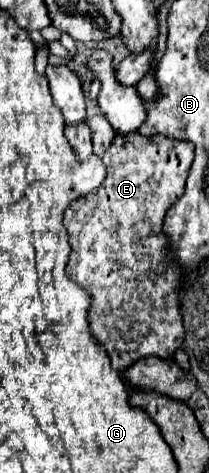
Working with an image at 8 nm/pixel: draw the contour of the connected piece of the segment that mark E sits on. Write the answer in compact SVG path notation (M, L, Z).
M133 132L133 134L117 134L111 148L105 152L103 156L103 164L107 168L107 178L105 182L89 196L83 196L79 200L73 200L67 210L65 210L65 218L63 218L63 226L67 228L69 232L69 244L71 244L71 256L69 256L69 262L65 266L65 274L77 284L81 286L89 296L91 296L91 308L87 312L87 322L89 322L89 332L91 336L97 340L99 346L103 346L111 358L111 364L117 372L123 372L123 368L127 368L127 364L133 364L135 360L139 358L147 358L147 356L157 356L157 358L173 358L175 350L183 344L183 336L185 336L185 330L183 330L183 318L179 314L179 288L181 288L181 272L179 272L179 266L173 262L171 256L165 254L165 248L167 248L167 238L163 236L161 232L161 226L163 226L163 218L165 218L165 212L183 196L183 188L185 188L185 178L187 178L187 172L191 168L191 162L193 162L193 144L191 142L183 142L183 140L175 140L175 138L167 138L167 136L141 136L139 132Z

